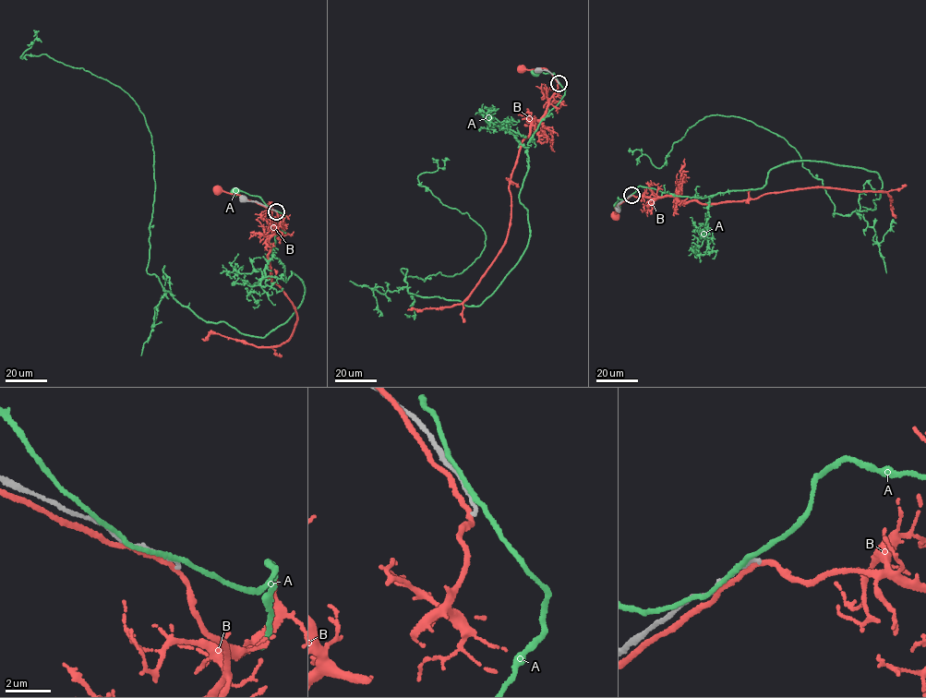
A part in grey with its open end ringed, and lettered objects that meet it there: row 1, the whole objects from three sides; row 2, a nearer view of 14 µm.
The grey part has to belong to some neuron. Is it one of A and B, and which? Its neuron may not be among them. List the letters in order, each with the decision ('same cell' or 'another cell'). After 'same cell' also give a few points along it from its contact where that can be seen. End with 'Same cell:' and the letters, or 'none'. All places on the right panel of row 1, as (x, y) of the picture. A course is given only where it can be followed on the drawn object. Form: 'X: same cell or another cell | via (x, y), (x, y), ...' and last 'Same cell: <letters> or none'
A: another cell
B: another cell
Same cell: none

